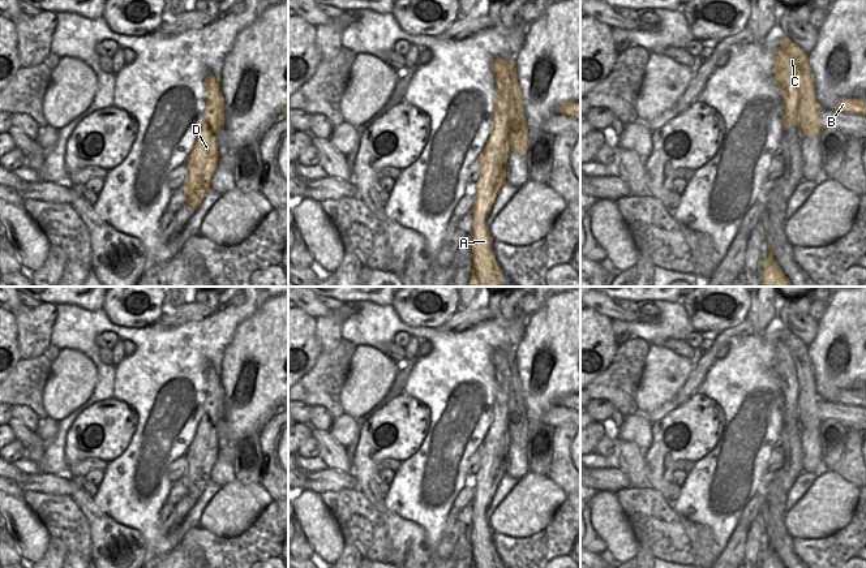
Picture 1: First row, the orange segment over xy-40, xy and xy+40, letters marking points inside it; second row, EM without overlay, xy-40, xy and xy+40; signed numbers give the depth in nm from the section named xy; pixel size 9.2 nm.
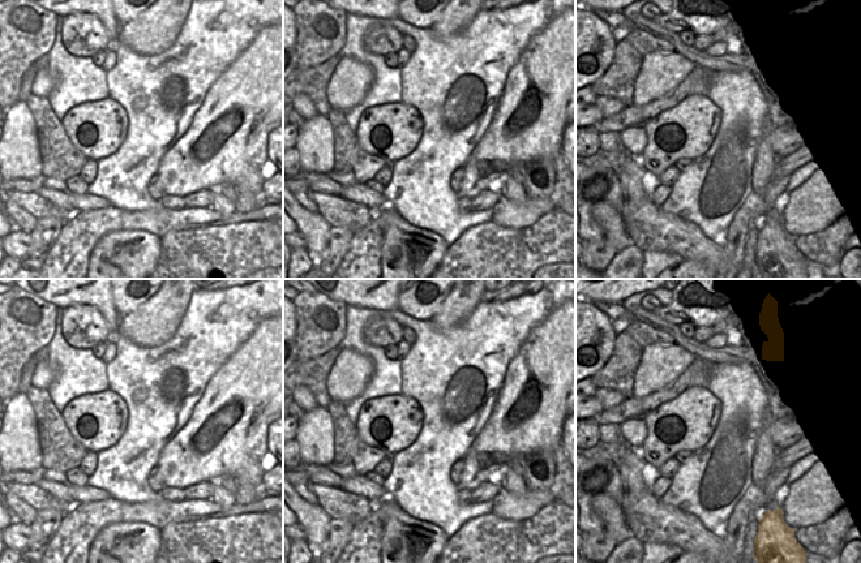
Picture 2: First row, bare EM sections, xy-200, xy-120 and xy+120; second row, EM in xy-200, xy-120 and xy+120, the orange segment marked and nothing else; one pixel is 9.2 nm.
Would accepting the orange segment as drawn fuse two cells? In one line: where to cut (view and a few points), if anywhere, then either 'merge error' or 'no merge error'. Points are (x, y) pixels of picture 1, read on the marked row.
cut xy (474, 216), (483, 222); merge error

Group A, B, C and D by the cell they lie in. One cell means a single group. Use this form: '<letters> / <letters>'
A / B C D

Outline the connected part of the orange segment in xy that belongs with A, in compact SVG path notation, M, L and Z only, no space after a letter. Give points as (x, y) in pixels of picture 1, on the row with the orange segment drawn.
M472 219L470 287L501 287L503 272L492 249L492 237L484 221Z

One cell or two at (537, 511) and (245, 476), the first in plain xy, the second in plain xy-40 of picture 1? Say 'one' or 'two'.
two

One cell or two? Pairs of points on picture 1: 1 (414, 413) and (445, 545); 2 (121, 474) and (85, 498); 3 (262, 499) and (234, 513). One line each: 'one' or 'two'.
1: two
2: two
3: one

